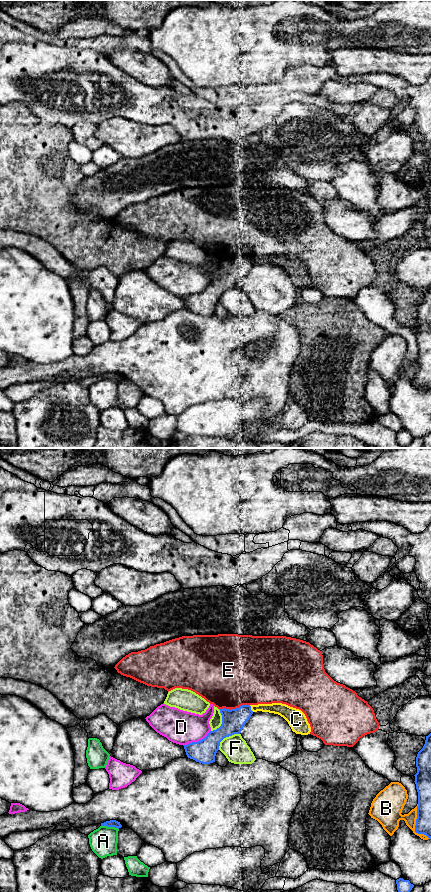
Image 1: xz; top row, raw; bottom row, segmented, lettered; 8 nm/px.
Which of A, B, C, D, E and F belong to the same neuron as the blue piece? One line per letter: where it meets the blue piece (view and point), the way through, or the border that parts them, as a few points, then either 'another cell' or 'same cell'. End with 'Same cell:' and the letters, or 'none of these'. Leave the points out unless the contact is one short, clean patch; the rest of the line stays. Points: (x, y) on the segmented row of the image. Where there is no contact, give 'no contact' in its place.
A: contact xz (110, 826); border xz (101, 825), (118, 829); another cell
B: contact xz (415, 825); another cell
C: contact xz (250, 708); another cell
D: contact xz (198, 741); another cell
E: contact xz (234, 709); another cell
F: contact xz (226, 736); another cell
Same cell: none of these

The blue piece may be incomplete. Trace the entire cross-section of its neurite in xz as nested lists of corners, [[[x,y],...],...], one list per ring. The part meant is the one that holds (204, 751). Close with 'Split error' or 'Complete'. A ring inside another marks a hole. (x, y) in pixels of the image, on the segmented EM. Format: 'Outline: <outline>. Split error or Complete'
Outline: [[[242,705],[236,709],[219,709],[222,715],[222,724],[216,730],[210,731],[207,736],[198,741],[183,745],[188,758],[202,764],[215,762],[220,742],[234,734],[240,734],[253,711],[250,705]]]. Complete

